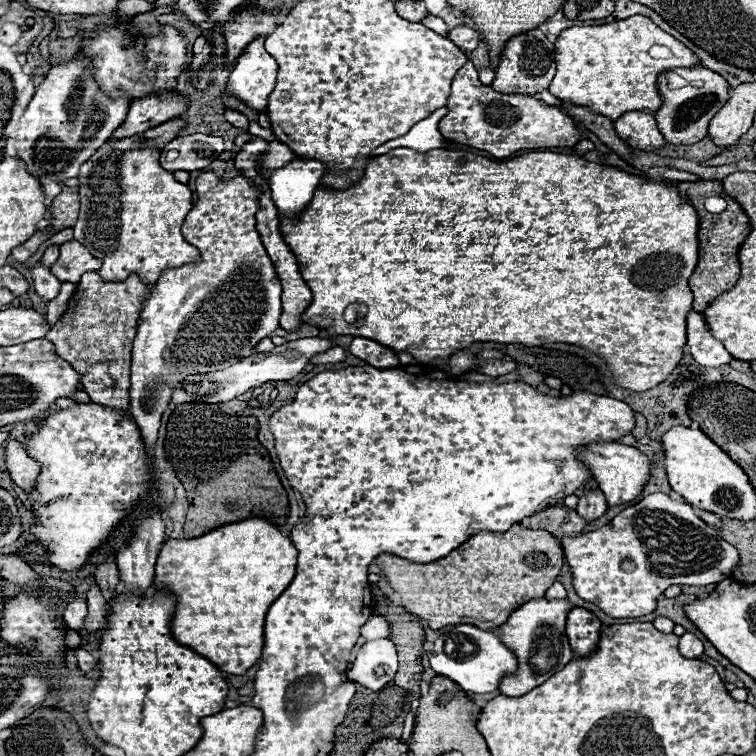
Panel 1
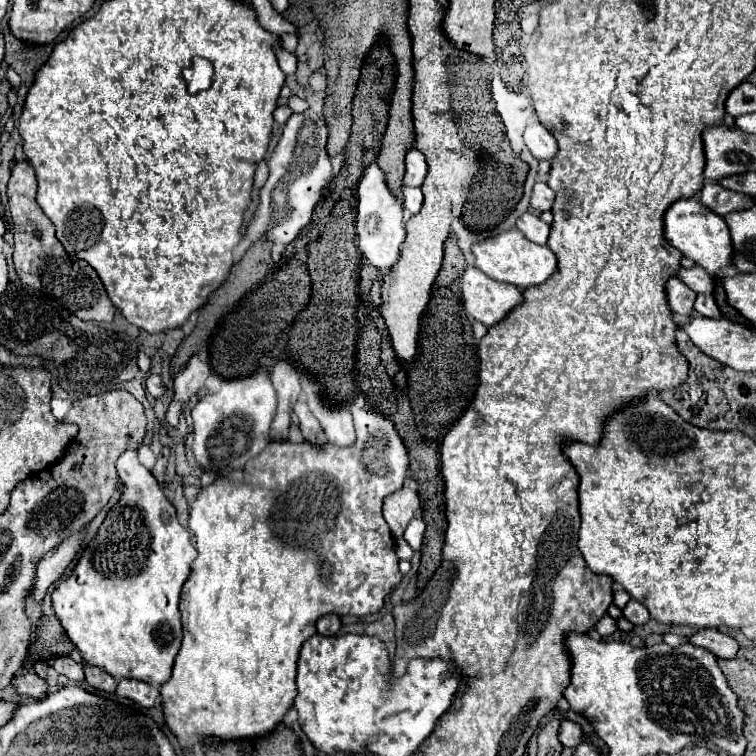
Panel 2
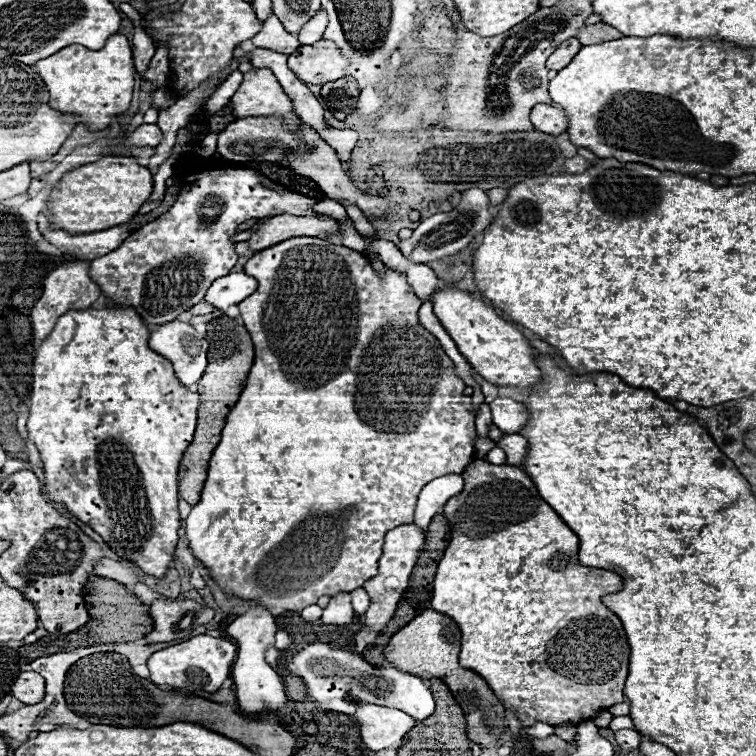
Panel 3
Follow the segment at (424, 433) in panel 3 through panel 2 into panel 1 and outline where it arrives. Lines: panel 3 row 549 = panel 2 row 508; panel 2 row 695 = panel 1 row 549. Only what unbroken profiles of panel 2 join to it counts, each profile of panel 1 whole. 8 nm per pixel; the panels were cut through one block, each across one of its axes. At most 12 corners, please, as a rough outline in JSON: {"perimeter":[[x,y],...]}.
{"perimeter":[[262,516],[166,540],[174,640],[242,676],[294,578]]}

